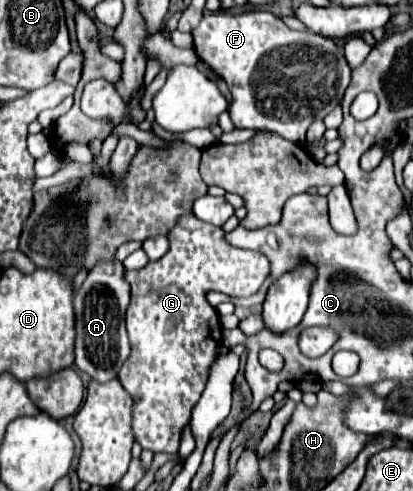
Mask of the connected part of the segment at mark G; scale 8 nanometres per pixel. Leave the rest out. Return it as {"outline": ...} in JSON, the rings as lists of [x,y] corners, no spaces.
{"outline":[[[194,213],[182,215],[168,233],[168,253],[138,271],[126,271],[126,281],[132,287],[132,299],[126,311],[126,329],[132,351],[122,365],[118,379],[134,401],[134,437],[142,449],[150,449],[152,453],[178,453],[182,431],[190,423],[192,407],[198,403],[206,387],[208,373],[218,359],[218,347],[222,345],[222,325],[218,313],[214,313],[214,307],[206,301],[206,293],[214,290],[233,297],[254,295],[270,275],[270,261],[266,255],[250,249],[238,249],[230,245],[224,235],[226,233],[220,227],[196,219]]]}

